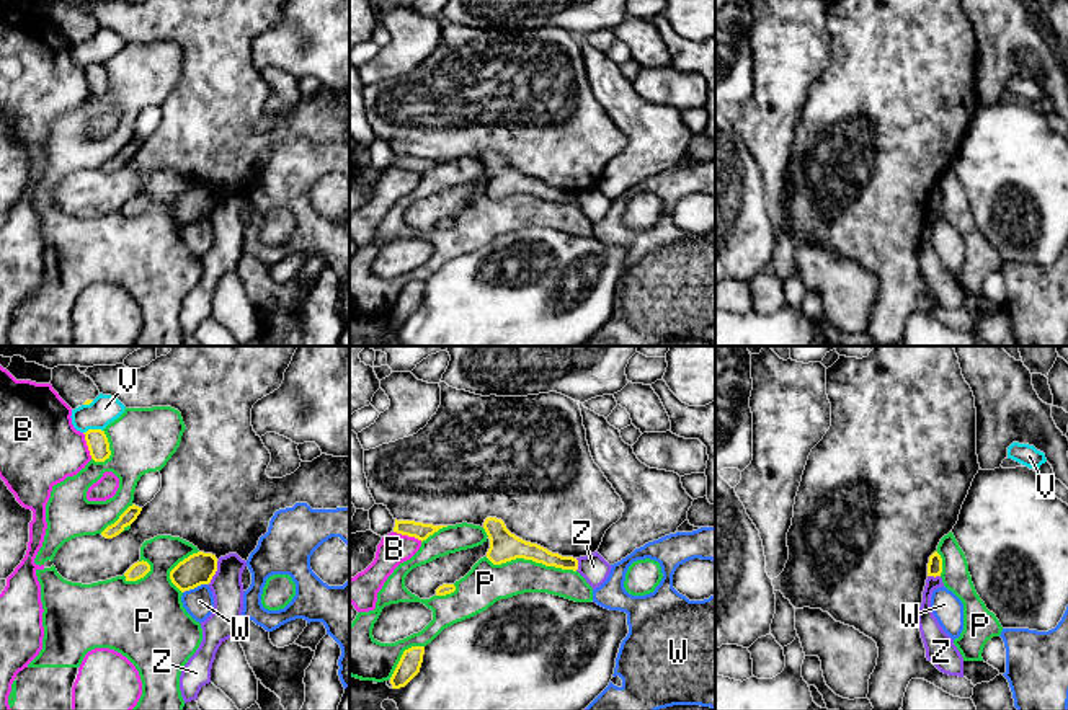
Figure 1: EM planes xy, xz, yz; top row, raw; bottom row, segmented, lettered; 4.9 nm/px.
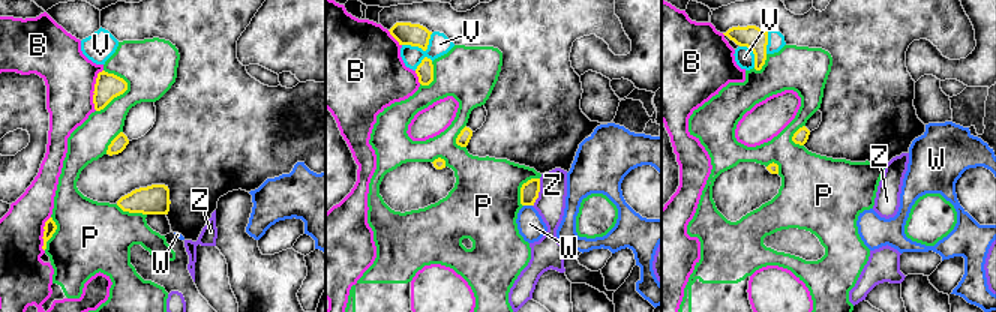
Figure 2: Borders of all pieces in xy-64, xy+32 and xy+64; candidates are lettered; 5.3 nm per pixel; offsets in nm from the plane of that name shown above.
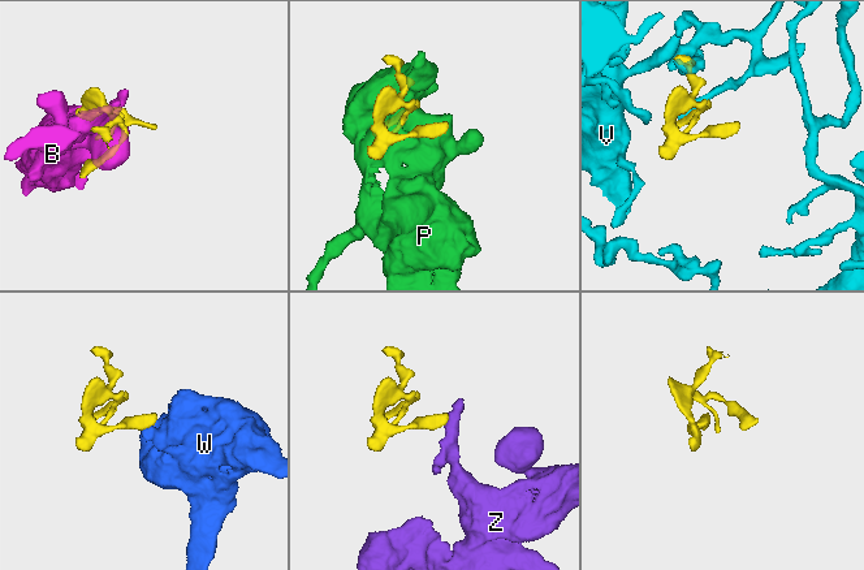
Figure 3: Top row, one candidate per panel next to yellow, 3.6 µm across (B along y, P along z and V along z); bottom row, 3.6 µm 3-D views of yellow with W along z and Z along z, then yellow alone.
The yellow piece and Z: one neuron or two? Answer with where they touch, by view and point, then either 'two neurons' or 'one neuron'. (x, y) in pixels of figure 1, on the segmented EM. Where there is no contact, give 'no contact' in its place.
meets yellow in xy at (214, 573); two neurons

